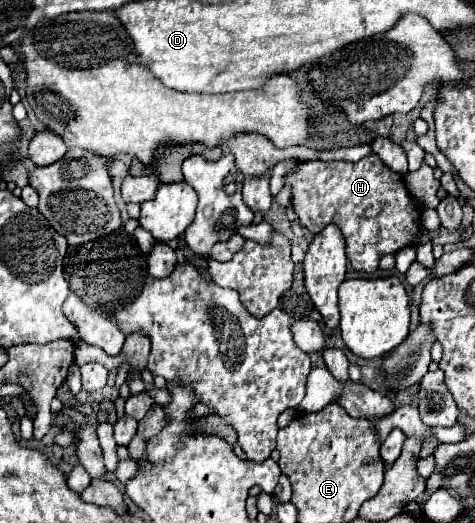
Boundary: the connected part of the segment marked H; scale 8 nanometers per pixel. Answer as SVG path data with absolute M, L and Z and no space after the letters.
M375 153L357 163L301 161L287 171L285 187L291 189L291 205L300 224L313 235L329 223L339 225L347 241L347 259L355 271L377 271L383 255L415 245L419 215L411 205L403 177L391 171Z

